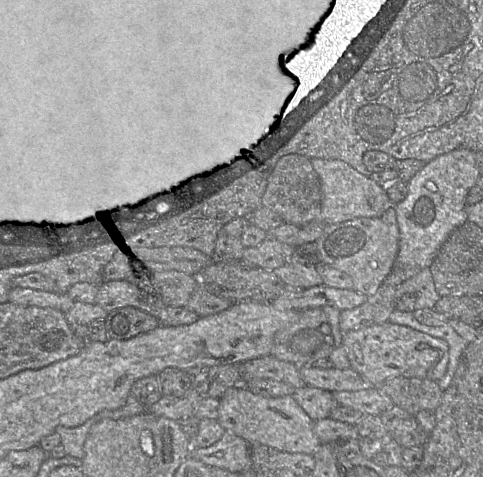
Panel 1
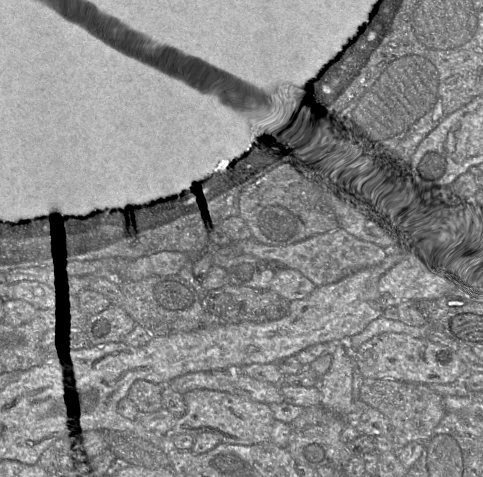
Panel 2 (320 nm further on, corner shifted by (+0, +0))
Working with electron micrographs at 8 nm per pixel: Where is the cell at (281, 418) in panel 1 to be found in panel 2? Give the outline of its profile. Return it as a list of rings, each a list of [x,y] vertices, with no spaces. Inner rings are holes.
[[[198,389],[184,394],[186,412],[180,416],[172,434],[197,436],[203,432],[217,434],[222,443],[235,445],[256,445],[270,442],[270,432],[275,421],[269,405],[252,401],[238,394]]]

